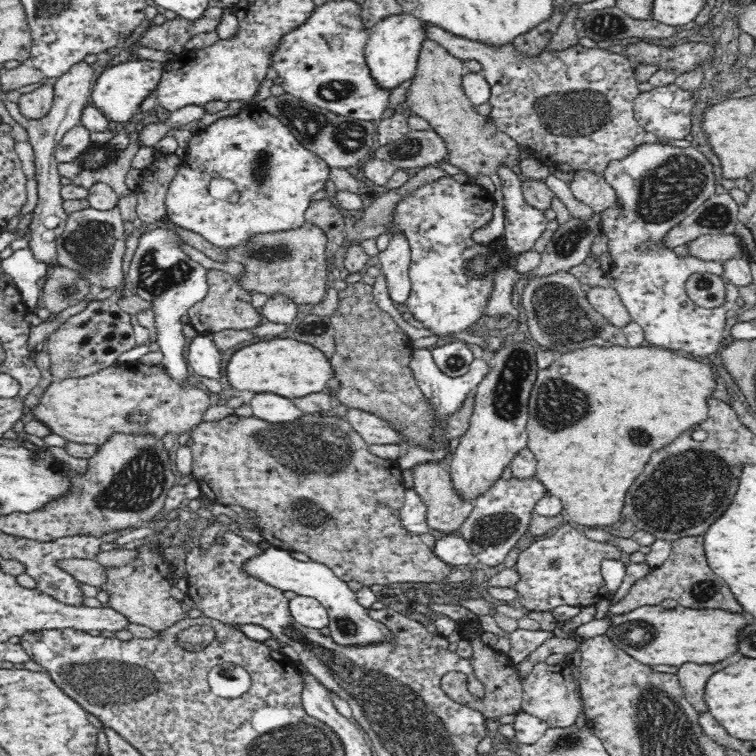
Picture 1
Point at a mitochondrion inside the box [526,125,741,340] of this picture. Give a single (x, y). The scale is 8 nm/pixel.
(668, 190)

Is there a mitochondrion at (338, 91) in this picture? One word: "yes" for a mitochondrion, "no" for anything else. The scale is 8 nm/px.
yes

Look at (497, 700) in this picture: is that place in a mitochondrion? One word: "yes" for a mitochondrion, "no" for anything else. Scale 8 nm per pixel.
no

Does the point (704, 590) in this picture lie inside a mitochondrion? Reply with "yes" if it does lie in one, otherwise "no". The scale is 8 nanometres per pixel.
yes

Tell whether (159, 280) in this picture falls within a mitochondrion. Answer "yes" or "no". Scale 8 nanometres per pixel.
yes

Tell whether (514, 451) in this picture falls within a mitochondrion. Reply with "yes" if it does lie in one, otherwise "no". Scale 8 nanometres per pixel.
no

